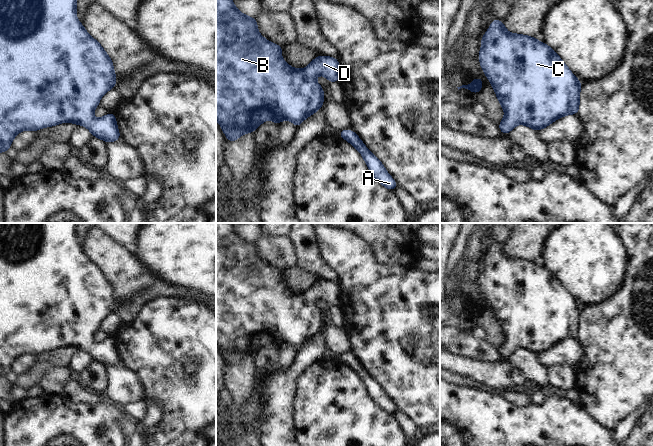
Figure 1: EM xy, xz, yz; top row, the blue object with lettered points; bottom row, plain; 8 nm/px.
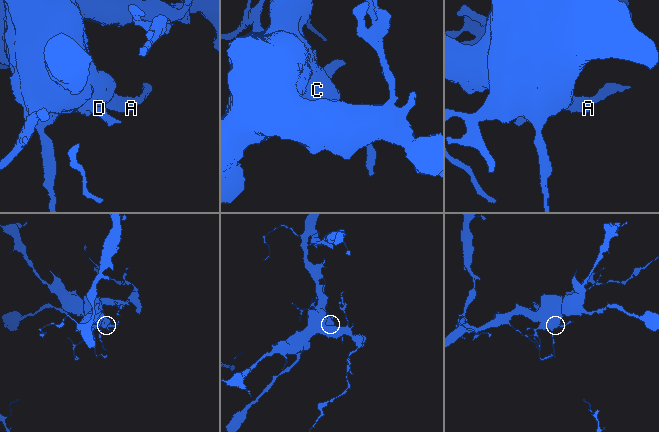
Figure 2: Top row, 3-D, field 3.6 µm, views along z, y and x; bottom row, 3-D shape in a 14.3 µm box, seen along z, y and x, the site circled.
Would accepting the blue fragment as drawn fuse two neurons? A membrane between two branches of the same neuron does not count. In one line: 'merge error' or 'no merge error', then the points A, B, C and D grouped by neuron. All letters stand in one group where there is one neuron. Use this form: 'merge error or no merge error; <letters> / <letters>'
no merge error; A B C D

